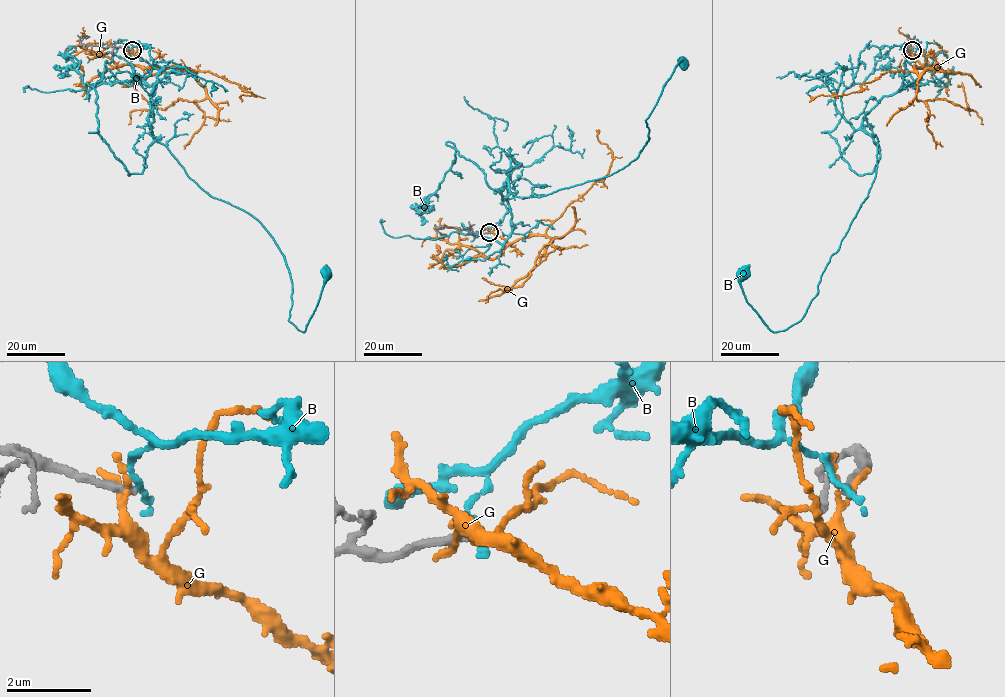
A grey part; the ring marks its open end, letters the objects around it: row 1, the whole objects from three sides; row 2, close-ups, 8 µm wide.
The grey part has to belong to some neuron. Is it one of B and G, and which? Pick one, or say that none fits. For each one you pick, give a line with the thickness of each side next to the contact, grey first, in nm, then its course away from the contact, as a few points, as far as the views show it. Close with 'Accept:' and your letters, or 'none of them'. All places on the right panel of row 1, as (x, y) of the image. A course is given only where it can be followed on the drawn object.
Accept: none of them

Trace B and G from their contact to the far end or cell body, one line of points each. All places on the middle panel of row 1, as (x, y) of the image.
B: (489, 232), (507, 211), (507, 155), (519, 197), (610, 175), (649, 140), (646, 120), (680, 63)
G: (488, 233), (510, 243), (532, 235), (562, 236), (544, 246), (529, 276), (520, 286), (491, 293), (485, 303)

